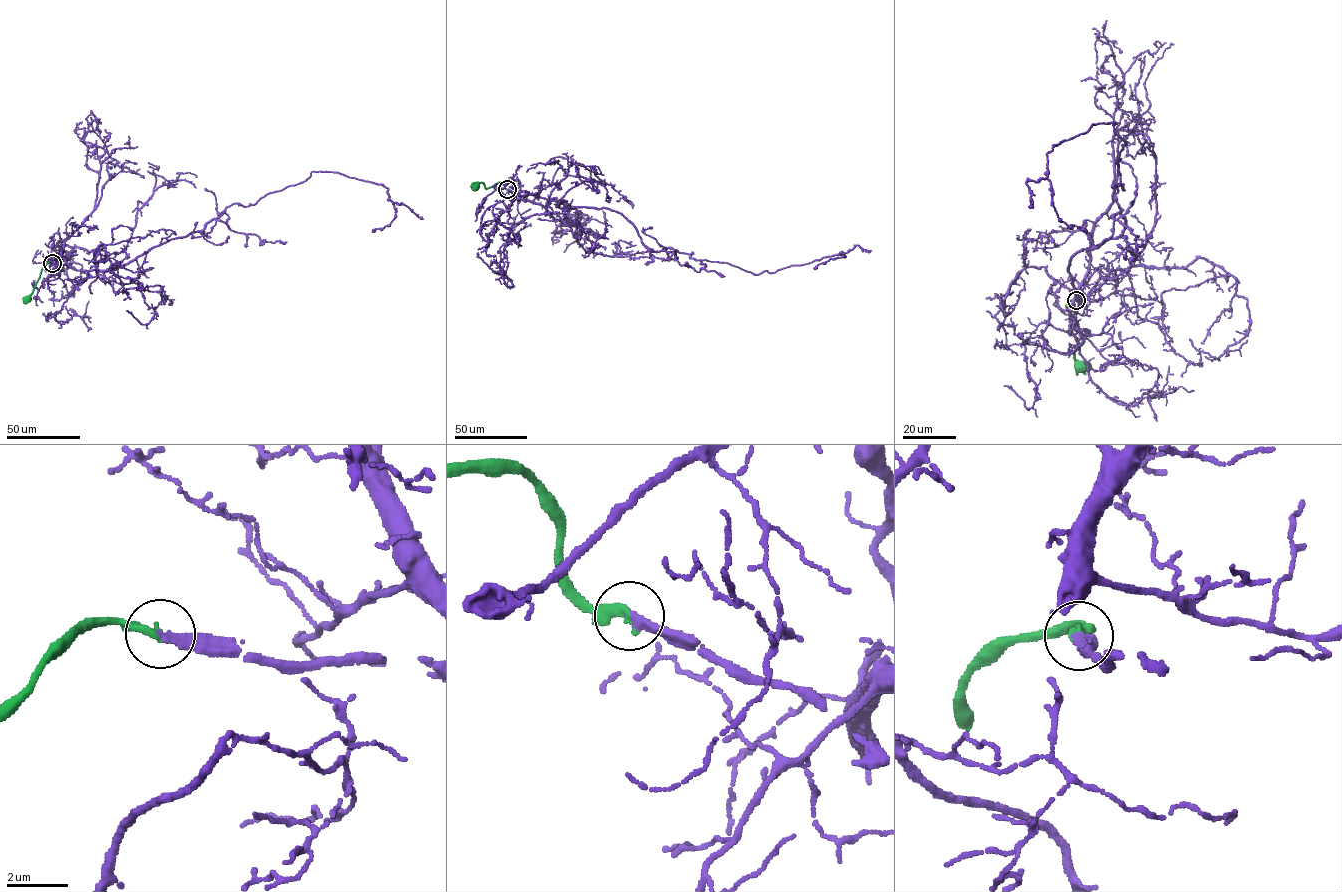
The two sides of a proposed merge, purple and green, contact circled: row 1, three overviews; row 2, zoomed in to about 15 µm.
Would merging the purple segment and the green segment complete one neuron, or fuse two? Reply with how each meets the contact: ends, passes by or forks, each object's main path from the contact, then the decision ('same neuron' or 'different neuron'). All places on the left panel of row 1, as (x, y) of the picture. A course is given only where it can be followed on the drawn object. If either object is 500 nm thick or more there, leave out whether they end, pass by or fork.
purple ends there; green ends there; purple runs (52, 263), (61, 268), (61, 251), (76, 270), (126, 264), (312, 171), (388, 189), (395, 217), (373, 232); green runs (52, 263), (43, 268), (33, 292), (26, 298); same neuron

